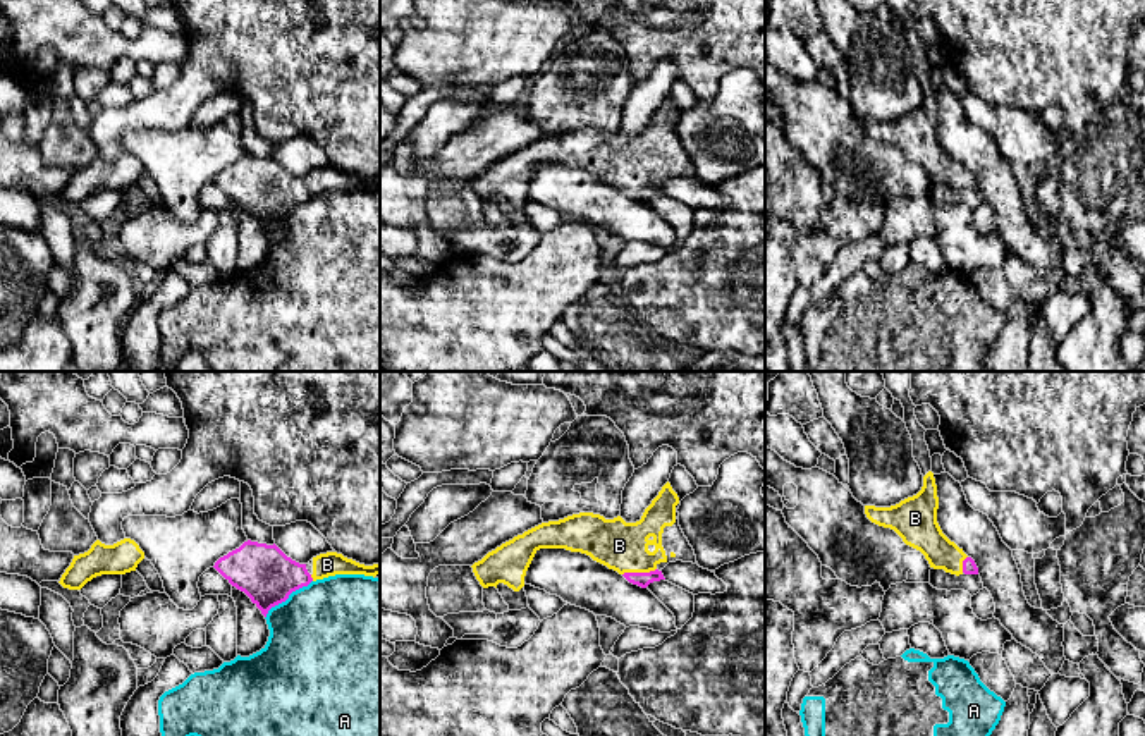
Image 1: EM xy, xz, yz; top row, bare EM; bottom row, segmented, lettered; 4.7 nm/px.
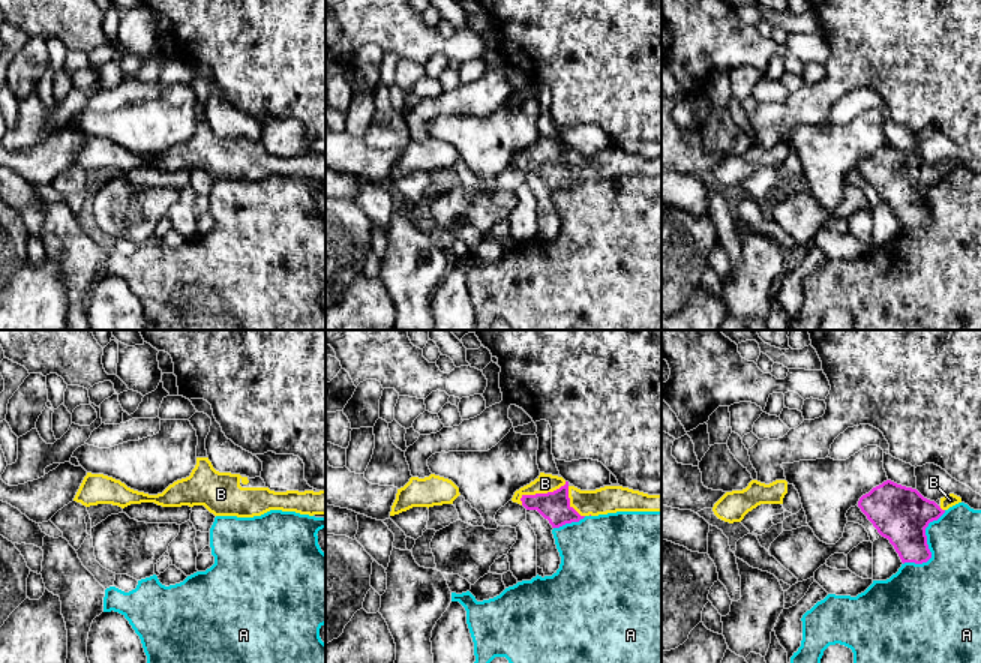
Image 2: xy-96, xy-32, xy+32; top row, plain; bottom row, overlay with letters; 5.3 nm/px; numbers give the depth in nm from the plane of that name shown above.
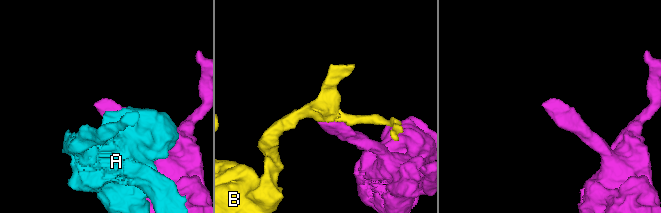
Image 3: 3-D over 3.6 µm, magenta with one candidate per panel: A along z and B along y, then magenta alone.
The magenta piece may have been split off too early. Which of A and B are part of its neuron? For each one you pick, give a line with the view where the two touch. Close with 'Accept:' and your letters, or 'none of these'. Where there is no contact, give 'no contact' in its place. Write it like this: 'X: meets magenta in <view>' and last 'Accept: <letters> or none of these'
B: meets magenta in xz
Accept: B

